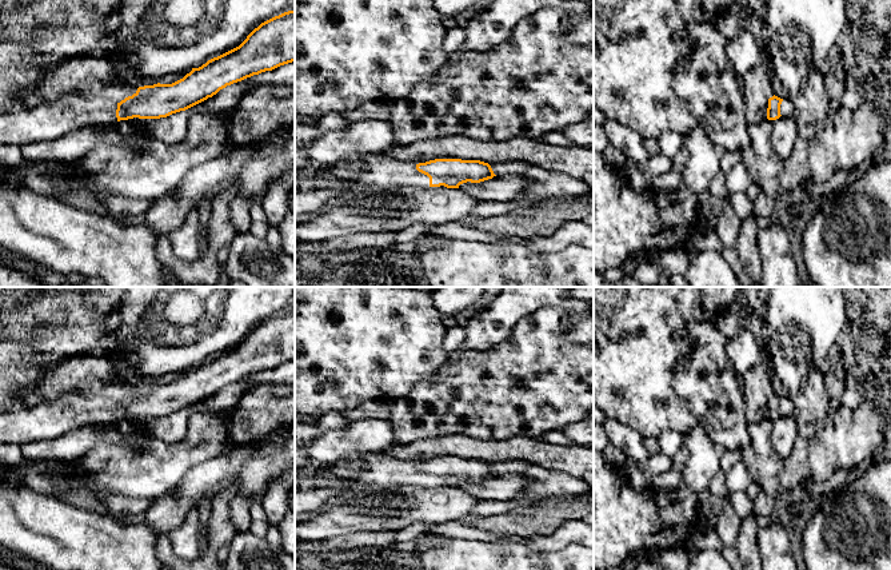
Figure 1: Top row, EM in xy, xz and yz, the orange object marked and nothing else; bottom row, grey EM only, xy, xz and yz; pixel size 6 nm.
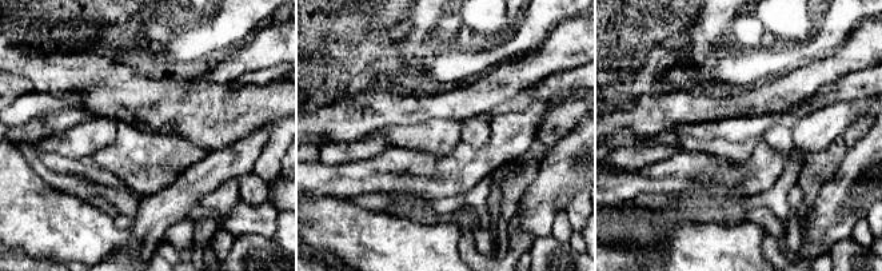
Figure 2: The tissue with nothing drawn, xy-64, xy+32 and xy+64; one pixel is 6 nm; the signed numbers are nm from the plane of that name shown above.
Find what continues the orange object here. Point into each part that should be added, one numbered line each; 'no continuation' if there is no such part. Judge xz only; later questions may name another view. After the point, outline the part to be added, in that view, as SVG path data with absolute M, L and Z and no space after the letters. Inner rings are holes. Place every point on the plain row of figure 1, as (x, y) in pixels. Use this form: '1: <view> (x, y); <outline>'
1: xz (376, 470); M385 453L359 454L328 466L313 465L305 473L328 477L332 481L360 483L372 490L429 486L429 477L419 471L415 462Z

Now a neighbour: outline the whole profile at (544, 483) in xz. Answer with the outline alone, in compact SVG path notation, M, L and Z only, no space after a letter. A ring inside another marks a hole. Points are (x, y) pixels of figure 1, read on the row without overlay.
M531 465L522 473L530 482L522 489L518 497L536 495L542 498L578 498L591 493L588 485L568 473L548 471L536 465Z

